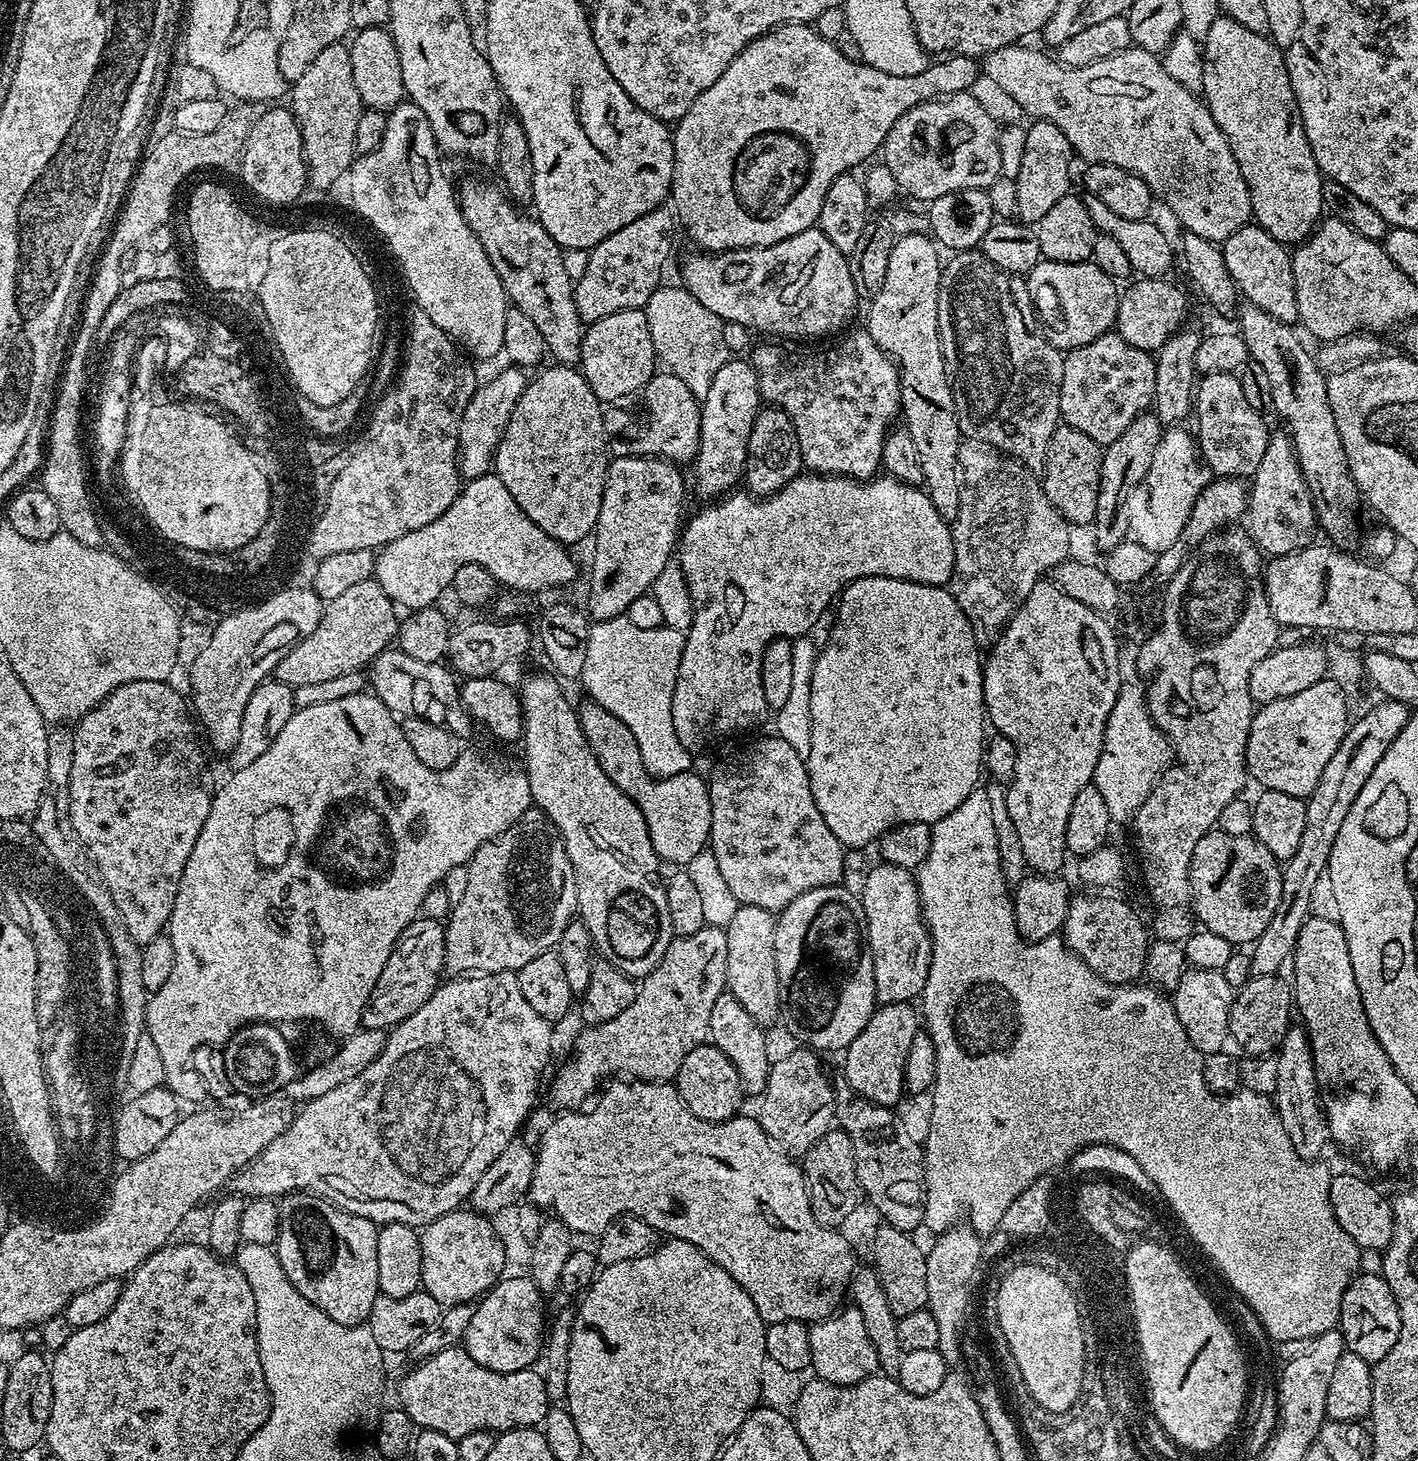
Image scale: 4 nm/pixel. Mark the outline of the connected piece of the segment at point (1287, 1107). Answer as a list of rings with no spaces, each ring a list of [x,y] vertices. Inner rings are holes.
[[[1303,1026],[1289,1027],[1275,1053],[1277,1086],[1274,1093],[1276,1113],[1282,1122],[1282,1130],[1290,1137],[1294,1150],[1303,1160],[1319,1161],[1324,1147],[1329,1147],[1328,1122],[1324,1119],[1322,1092],[1316,1082],[1316,1067],[1312,1047],[1308,1041],[1308,1029]]]

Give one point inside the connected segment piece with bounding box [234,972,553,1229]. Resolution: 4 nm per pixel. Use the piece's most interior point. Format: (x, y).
(405, 1142)

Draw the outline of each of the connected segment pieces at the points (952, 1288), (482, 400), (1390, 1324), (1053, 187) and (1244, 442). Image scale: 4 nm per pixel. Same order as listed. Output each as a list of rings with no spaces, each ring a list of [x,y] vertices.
[[[956,1226],[939,1233],[932,1249],[926,1252],[926,1294],[928,1311],[934,1314],[934,1323],[938,1325],[936,1349],[942,1354],[949,1366],[956,1366],[962,1360],[962,1339],[960,1331],[964,1328],[964,1319],[968,1316],[968,1307],[972,1304],[972,1295],[976,1292],[976,1275],[980,1272],[982,1257],[981,1239],[969,1227]]]
[[[505,366],[497,376],[481,383],[476,393],[466,402],[466,410],[460,415],[460,425],[456,435],[458,445],[458,463],[460,475],[465,481],[479,476],[487,476],[493,471],[496,448],[500,445],[502,434],[510,422],[510,414],[514,414],[514,406],[518,406],[518,398],[526,390],[530,376],[523,367]]]
[[[1357,1274],[1346,1286],[1342,1294],[1342,1306],[1338,1331],[1344,1335],[1344,1347],[1347,1351],[1358,1354],[1366,1363],[1374,1365],[1390,1350],[1394,1350],[1394,1342],[1398,1342],[1398,1334],[1402,1330],[1402,1318],[1398,1310],[1398,1302],[1394,1298],[1394,1290],[1384,1281],[1383,1275]]]
[[[1033,119],[1031,123],[1027,125],[1021,172],[1014,179],[1018,190],[1016,216],[1025,225],[1035,226],[1052,209],[1054,202],[1058,202],[1058,198],[1069,195],[1068,183],[1072,180],[1074,149],[1066,134],[1054,126],[1054,122]]]
[[[1209,372],[1199,377],[1194,388],[1194,412],[1200,415],[1198,452],[1203,463],[1220,478],[1251,478],[1266,454],[1270,427],[1265,417],[1242,394],[1239,375]]]

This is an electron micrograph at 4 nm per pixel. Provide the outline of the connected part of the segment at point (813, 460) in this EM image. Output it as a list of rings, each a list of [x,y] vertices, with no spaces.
[[[866,330],[852,332],[849,336],[844,336],[841,340],[836,340],[833,344],[828,344],[825,348],[787,348],[784,342],[768,342],[772,344],[760,344],[751,349],[750,363],[753,370],[758,374],[758,386],[760,387],[761,401],[769,405],[778,407],[785,412],[792,420],[794,430],[798,434],[798,446],[800,447],[800,458],[803,467],[812,474],[827,474],[830,476],[851,476],[853,480],[863,480],[865,482],[873,479],[882,468],[882,450],[884,440],[893,427],[892,419],[901,415],[900,411],[900,369],[895,360],[883,352],[870,338]]]

